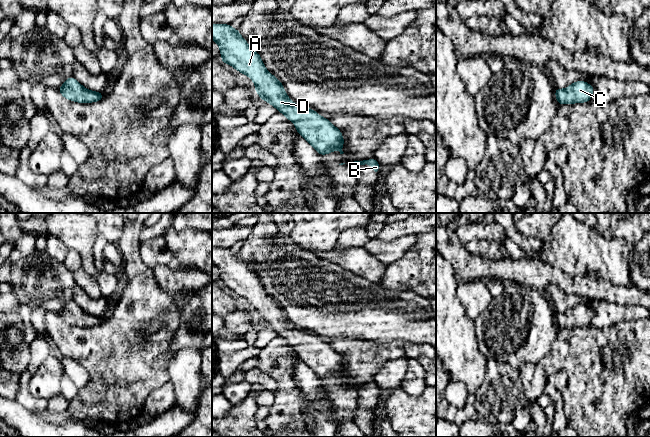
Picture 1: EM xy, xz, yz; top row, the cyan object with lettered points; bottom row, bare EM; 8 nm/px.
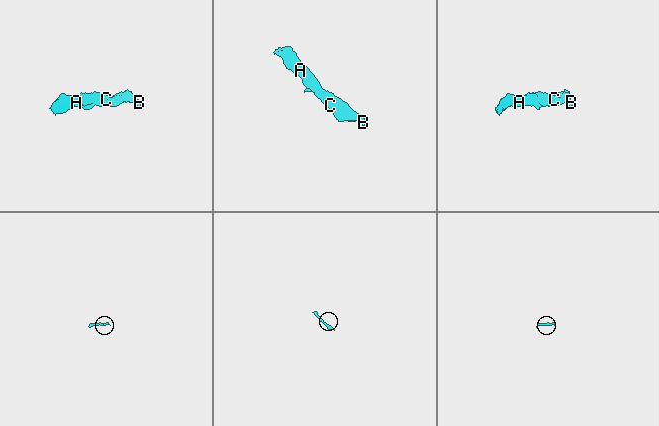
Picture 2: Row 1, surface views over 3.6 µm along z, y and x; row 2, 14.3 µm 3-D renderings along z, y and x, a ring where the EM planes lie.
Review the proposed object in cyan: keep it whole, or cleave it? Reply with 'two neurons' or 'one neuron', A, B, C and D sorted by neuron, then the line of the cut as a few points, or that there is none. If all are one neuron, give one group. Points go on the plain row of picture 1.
one neuron | A B C D | no cut

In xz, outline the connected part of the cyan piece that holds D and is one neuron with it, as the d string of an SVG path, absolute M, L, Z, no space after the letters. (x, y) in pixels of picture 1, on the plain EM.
M212 248L212 263L218 268L221 285L248 300L255 308L261 324L274 330L278 336L294 347L298 356L319 379L336 373L343 378L344 362L329 343L313 333L295 328L286 318L279 303L266 294L260 278L251 272L230 248Z

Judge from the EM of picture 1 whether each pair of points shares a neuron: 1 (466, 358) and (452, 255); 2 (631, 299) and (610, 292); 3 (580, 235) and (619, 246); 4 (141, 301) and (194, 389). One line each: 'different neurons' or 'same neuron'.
1: different neurons
2: same neuron
3: same neuron
4: different neurons

